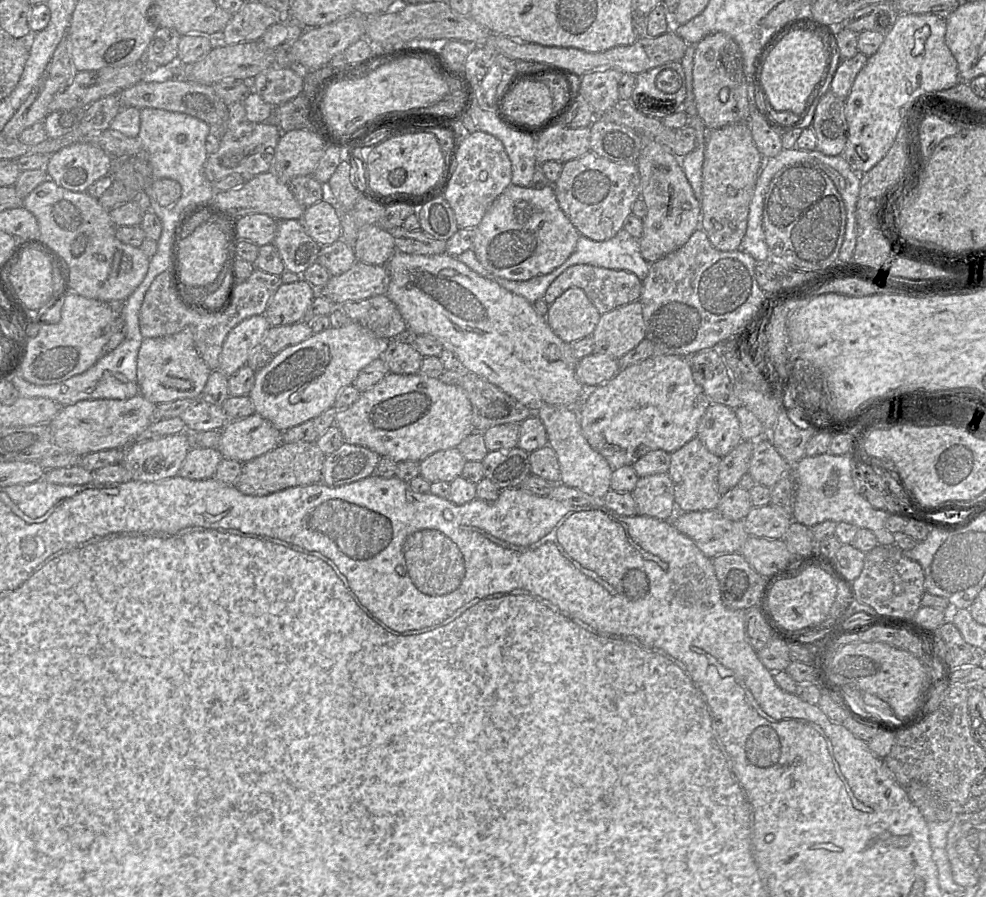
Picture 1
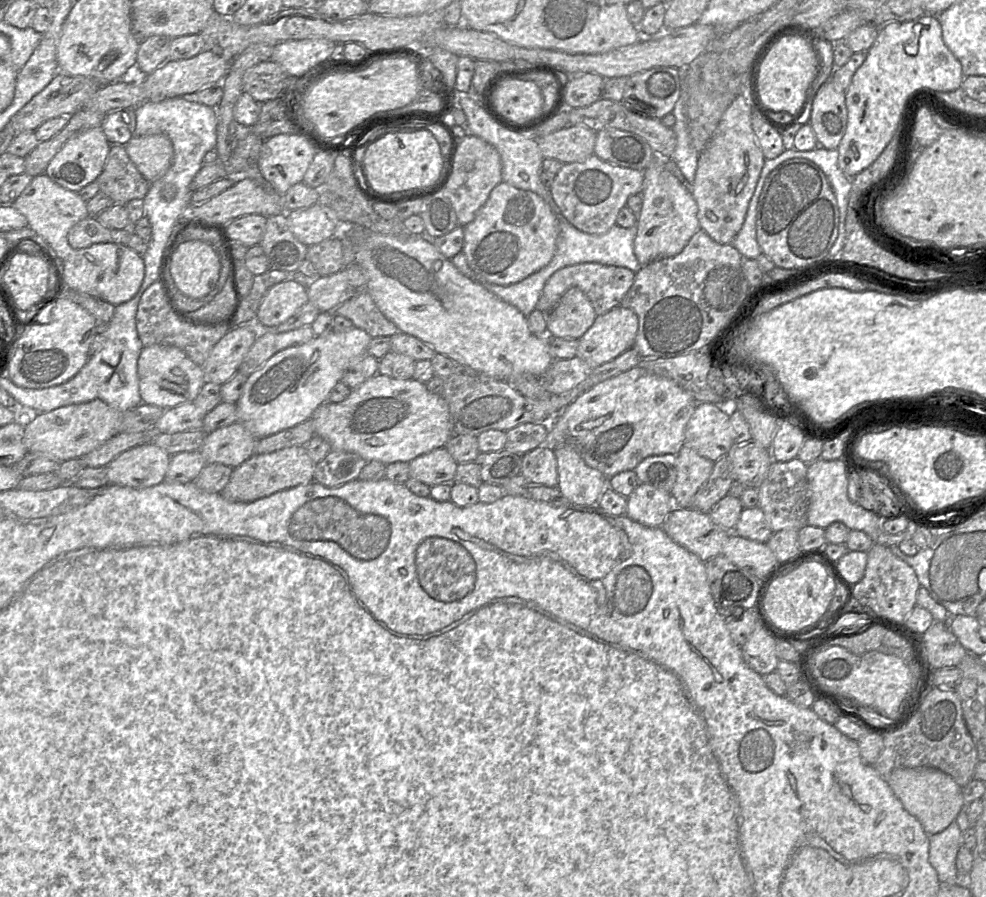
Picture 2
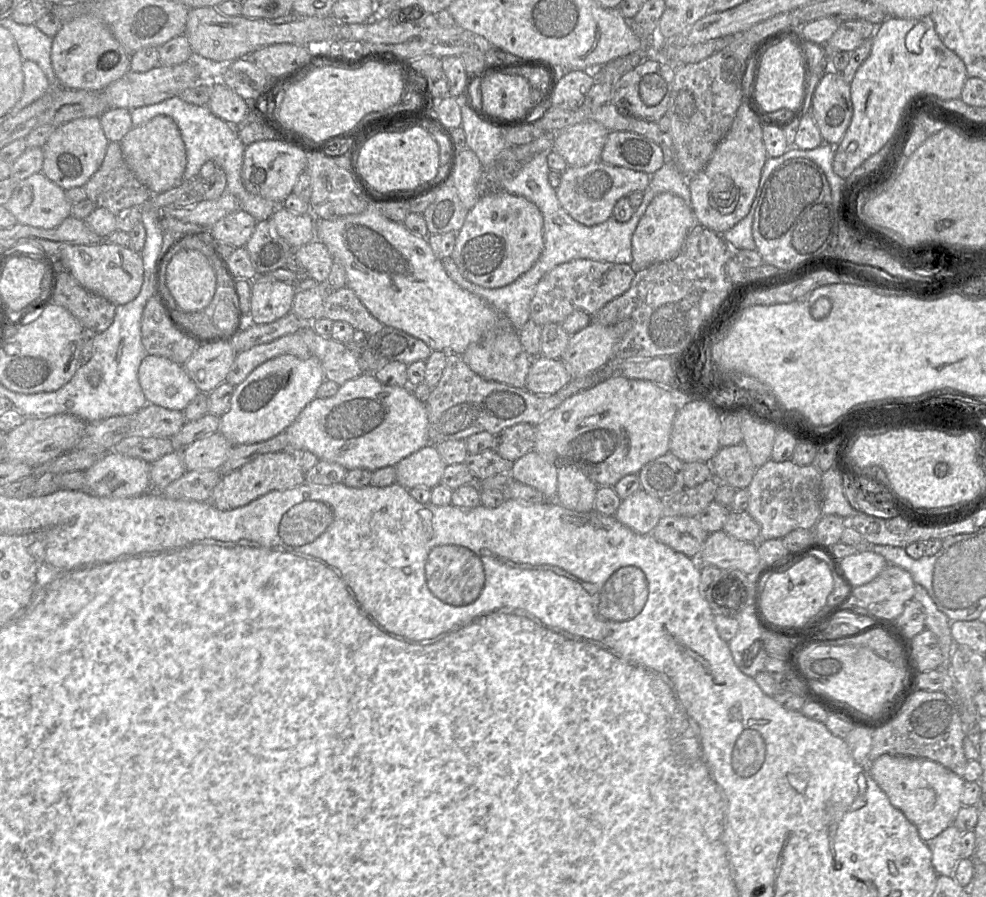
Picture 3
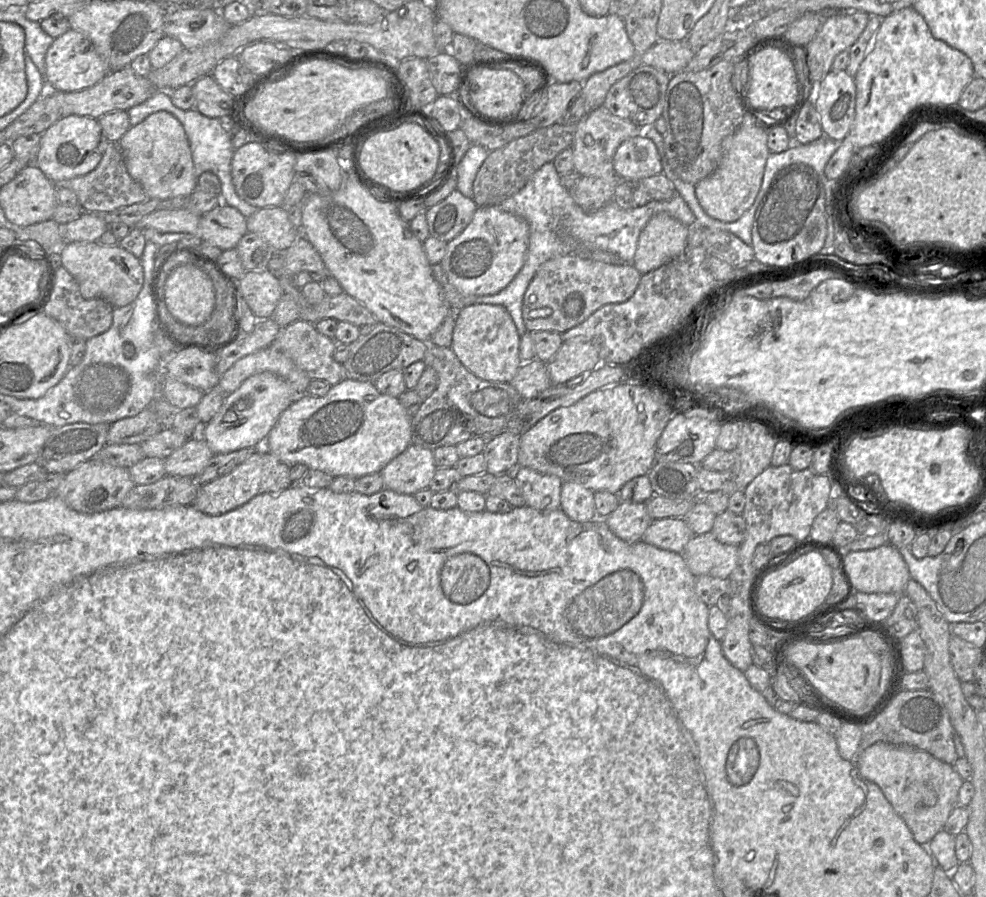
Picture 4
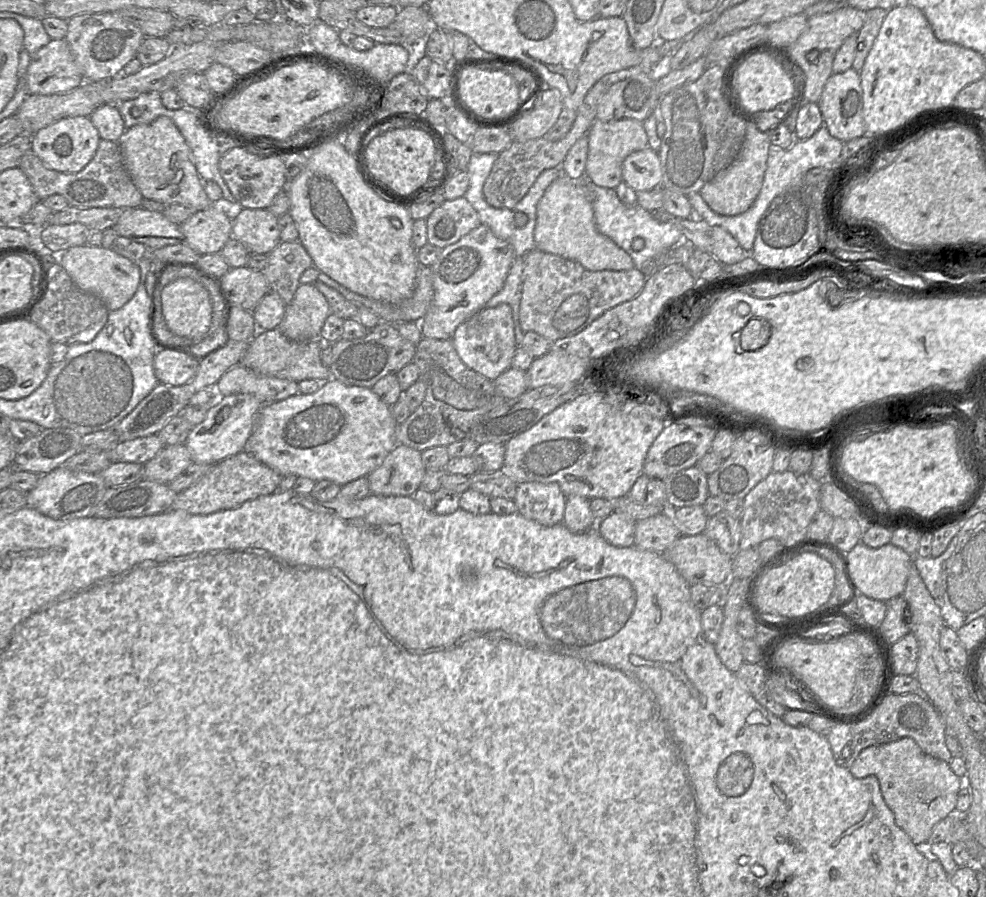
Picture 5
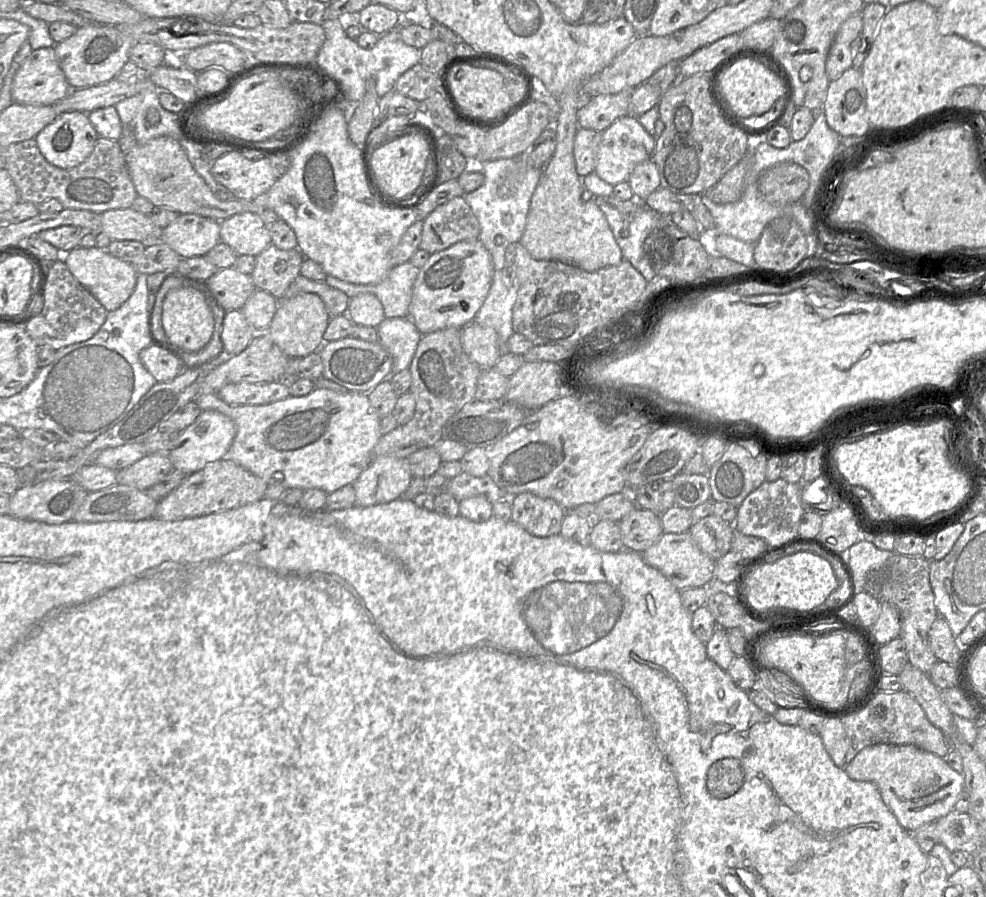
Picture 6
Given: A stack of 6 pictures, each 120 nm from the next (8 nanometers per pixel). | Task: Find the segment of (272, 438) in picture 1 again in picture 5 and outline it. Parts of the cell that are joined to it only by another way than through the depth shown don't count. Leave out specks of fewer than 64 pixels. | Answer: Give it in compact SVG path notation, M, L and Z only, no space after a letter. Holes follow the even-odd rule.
M185 444L164 446L155 457L144 464L144 478L169 484L192 463Z

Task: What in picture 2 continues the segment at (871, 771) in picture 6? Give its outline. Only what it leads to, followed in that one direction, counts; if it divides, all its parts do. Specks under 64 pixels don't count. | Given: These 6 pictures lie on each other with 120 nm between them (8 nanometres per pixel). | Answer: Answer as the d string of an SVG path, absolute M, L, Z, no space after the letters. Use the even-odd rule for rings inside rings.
M934 767L894 769L888 776L887 783L905 810L917 818L928 835L945 830L966 804L963 788L950 775Z

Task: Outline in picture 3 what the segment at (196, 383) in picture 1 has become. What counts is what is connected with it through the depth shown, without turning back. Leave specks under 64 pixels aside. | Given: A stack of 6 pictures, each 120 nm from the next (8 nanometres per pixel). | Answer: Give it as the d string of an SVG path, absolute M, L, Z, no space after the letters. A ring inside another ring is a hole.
M146 355L138 369L138 381L147 404L183 412L200 393L183 365L164 357Z

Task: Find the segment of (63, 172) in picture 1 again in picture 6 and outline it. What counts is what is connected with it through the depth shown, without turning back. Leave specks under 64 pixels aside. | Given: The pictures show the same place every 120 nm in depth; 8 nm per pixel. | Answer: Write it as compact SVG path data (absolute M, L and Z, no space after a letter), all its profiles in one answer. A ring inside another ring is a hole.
M81 111L58 115L35 137L43 157L62 169L74 168L83 163L92 153L97 139L88 113Z

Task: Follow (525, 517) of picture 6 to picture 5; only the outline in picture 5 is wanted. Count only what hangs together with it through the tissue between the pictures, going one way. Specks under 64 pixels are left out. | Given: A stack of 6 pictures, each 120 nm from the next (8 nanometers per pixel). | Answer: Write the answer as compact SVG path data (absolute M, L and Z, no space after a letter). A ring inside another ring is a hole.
M523 482L517 484L513 498L517 512L543 526L563 521L566 495L557 483Z

